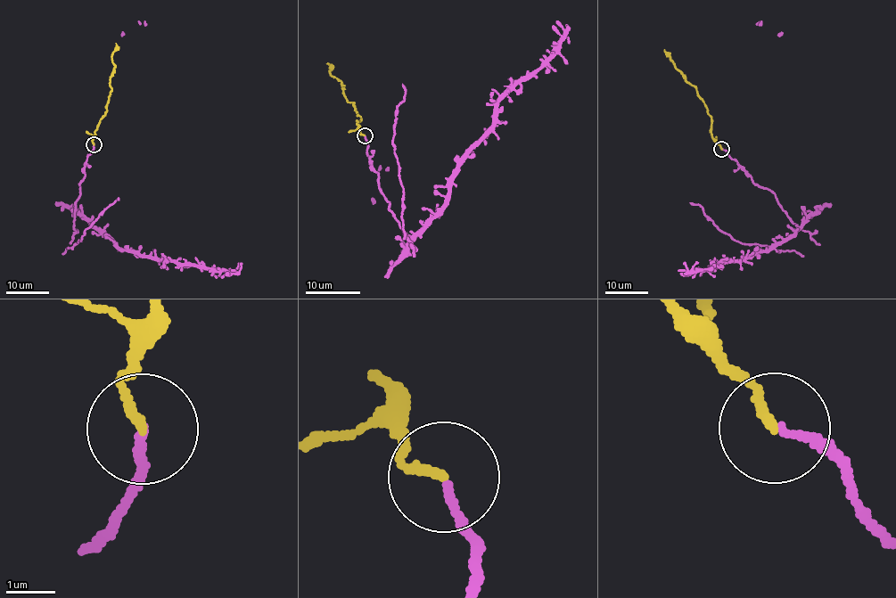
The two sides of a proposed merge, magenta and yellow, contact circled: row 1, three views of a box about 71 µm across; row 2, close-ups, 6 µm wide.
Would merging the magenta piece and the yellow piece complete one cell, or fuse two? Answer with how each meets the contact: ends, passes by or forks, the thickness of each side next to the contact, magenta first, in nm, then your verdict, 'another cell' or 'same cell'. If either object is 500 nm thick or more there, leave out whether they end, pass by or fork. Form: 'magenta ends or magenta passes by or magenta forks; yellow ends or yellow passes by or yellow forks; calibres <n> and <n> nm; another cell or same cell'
magenta ends; yellow ends; calibres 170 and 180 nm; same cell

